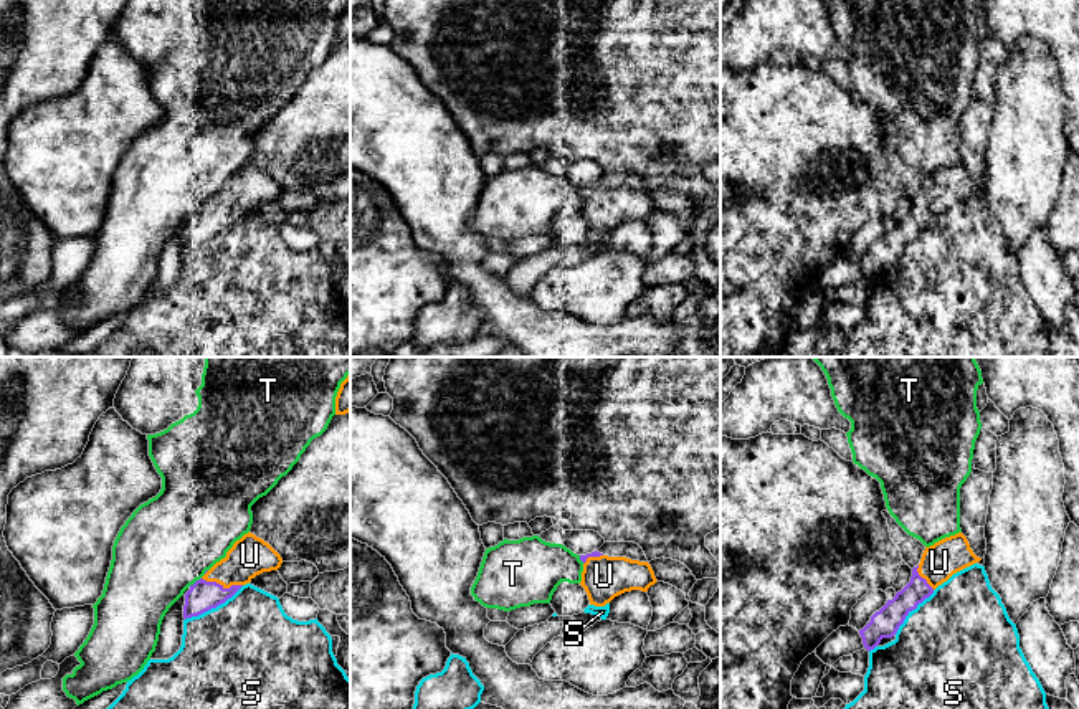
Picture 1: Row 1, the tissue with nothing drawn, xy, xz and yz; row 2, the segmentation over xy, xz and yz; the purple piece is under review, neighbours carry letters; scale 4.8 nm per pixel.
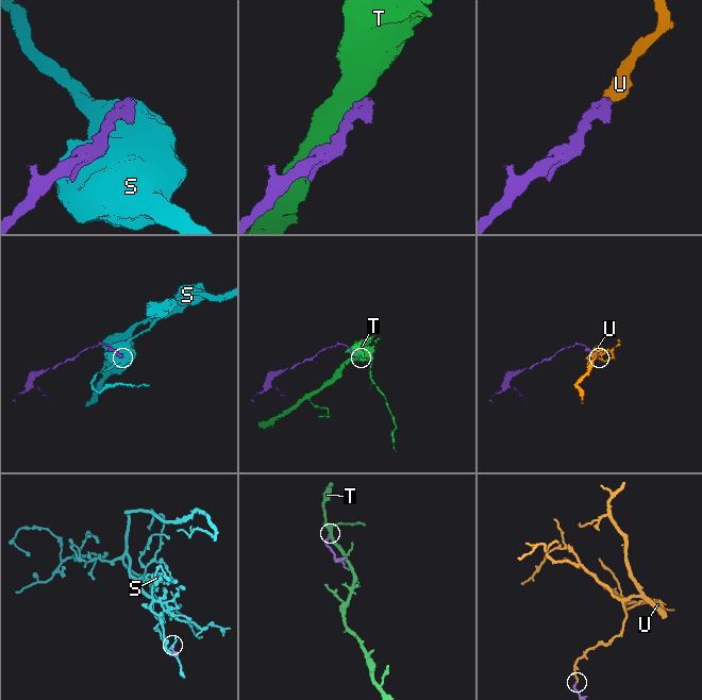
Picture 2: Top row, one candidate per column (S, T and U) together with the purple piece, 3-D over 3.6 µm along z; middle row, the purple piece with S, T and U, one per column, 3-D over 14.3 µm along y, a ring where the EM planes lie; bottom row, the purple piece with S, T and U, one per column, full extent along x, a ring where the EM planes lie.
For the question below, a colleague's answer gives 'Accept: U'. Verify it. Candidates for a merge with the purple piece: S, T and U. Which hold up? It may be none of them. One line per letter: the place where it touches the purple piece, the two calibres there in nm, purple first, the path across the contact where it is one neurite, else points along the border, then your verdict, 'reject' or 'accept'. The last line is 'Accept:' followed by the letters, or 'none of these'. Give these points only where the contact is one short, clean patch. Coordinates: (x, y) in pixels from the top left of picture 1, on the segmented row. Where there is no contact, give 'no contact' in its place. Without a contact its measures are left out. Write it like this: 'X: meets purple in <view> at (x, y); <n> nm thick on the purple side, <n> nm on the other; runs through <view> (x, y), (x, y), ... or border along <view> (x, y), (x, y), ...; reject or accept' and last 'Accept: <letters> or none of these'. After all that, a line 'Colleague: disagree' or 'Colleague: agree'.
S: meets purple in xy at (213, 607); 150 nm thick on the purple side, 500 nm on the other; reject
T: meets purple in xy at (195, 582); 150 nm thick on the purple side, 460 nm on the other; reject
U: meets purple in xy at (222, 585); 150 nm thick on the purple side, 200 nm on the other; runs through xy (204, 595), (222, 585), (250, 556); accept
Accept: U
Colleague: agree

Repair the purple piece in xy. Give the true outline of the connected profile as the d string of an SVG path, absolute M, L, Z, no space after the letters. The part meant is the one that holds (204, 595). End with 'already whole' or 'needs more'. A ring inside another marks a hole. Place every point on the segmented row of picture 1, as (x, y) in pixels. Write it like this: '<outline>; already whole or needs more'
M248 532L185 593L183 618L198 616L231 598L263 572L278 570L281 555L263 539Z; needs more

